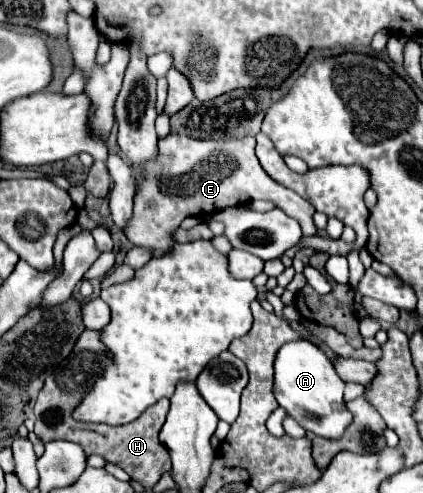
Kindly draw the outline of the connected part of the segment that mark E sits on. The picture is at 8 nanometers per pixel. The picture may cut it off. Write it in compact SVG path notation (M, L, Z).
M171 133L159 141L159 161L155 161L155 165L147 169L143 181L139 181L139 193L135 195L135 209L131 225L125 229L125 237L135 247L149 249L153 257L163 257L177 245L173 233L185 217L247 205L255 199L273 201L281 211L299 221L303 235L317 233L313 223L315 207L295 191L267 177L255 157L255 137L201 141Z

